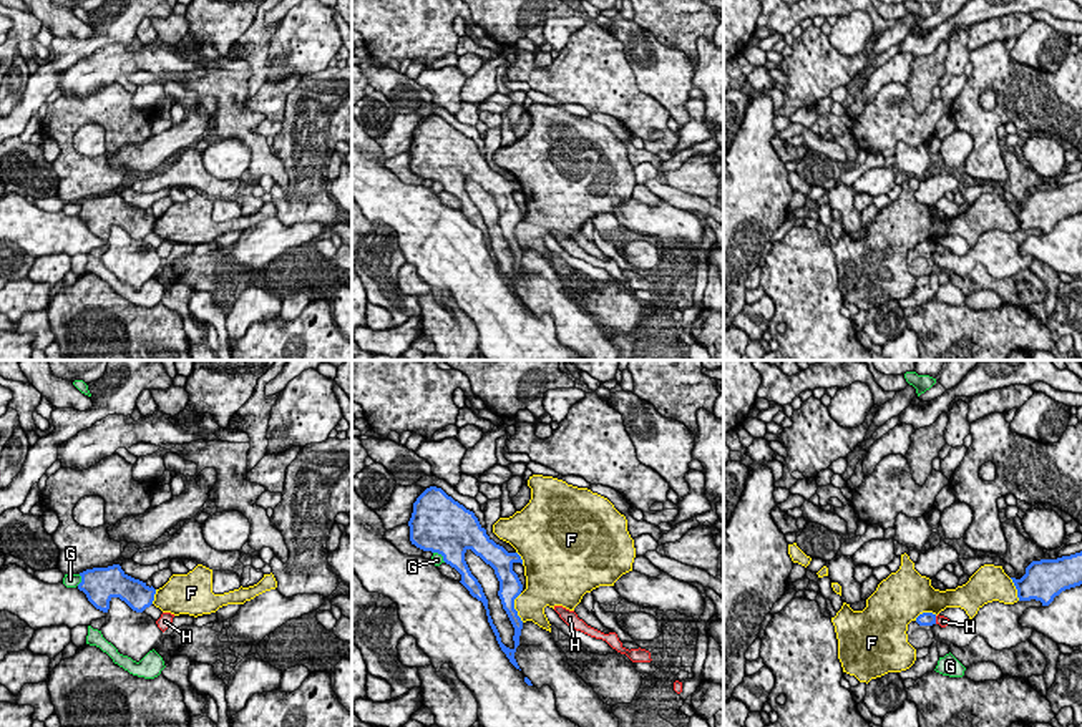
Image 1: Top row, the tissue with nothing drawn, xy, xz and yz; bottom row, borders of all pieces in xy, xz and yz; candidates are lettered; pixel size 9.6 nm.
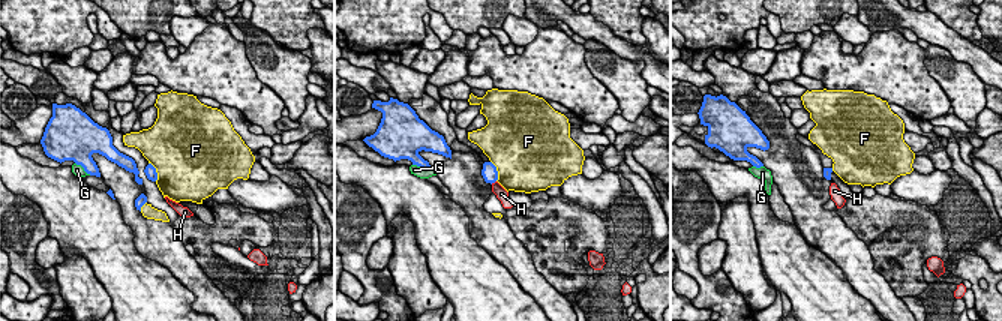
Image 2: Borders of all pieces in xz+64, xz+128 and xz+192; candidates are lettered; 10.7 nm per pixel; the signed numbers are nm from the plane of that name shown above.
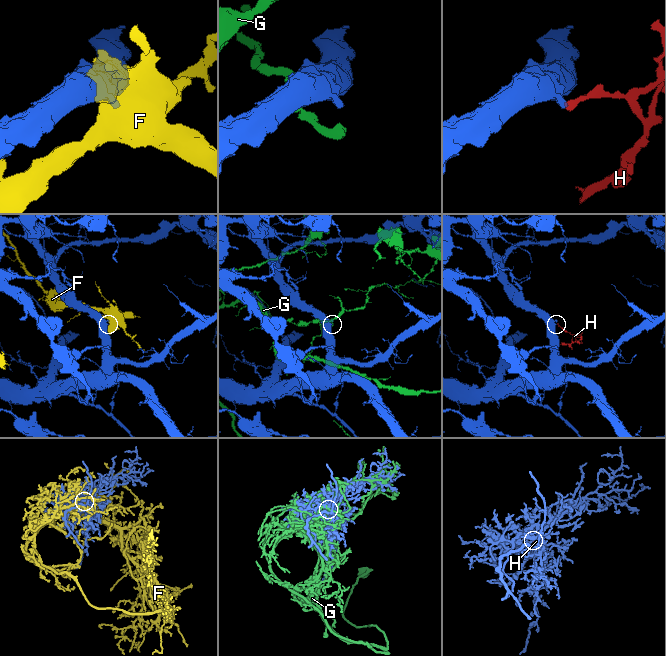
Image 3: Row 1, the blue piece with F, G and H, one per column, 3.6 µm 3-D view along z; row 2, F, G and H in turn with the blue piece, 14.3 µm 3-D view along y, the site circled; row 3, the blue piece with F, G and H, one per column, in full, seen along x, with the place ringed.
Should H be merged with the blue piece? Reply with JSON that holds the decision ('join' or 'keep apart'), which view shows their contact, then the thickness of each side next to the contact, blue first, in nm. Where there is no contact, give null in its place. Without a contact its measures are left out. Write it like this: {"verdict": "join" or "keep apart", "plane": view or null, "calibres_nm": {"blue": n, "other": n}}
{"verdict": "keep apart", "plane": "yz", "calibres_nm": {"blue": 130, "other": 100}}

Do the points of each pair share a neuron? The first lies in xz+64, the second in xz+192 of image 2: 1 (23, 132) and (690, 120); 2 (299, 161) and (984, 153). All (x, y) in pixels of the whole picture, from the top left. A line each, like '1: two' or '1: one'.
1: one
2: one

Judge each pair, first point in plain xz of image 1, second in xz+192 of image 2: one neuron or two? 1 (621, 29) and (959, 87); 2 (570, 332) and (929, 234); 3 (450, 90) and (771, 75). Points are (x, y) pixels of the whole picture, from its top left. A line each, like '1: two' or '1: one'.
1: one
2: two
3: two

